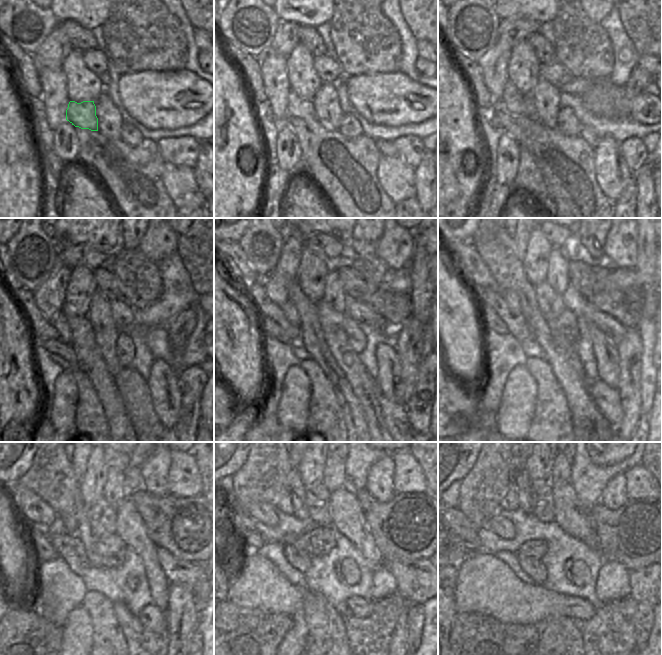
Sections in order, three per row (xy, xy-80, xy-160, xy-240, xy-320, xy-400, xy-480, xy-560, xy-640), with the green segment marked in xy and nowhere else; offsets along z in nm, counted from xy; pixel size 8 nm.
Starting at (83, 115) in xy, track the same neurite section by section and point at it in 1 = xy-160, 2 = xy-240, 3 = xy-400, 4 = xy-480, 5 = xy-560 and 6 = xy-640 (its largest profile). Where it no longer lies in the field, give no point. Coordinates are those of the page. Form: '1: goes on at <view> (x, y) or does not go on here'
1: goes on at xy-160 (515, 103)
2: goes on at xy-240 (60, 322)
3: goes on at xy-400 (492, 321)
4: goes on at xy-480 (40, 543)
5: goes on at xy-560 (249, 542)
6: goes on at xy-640 (469, 537)

